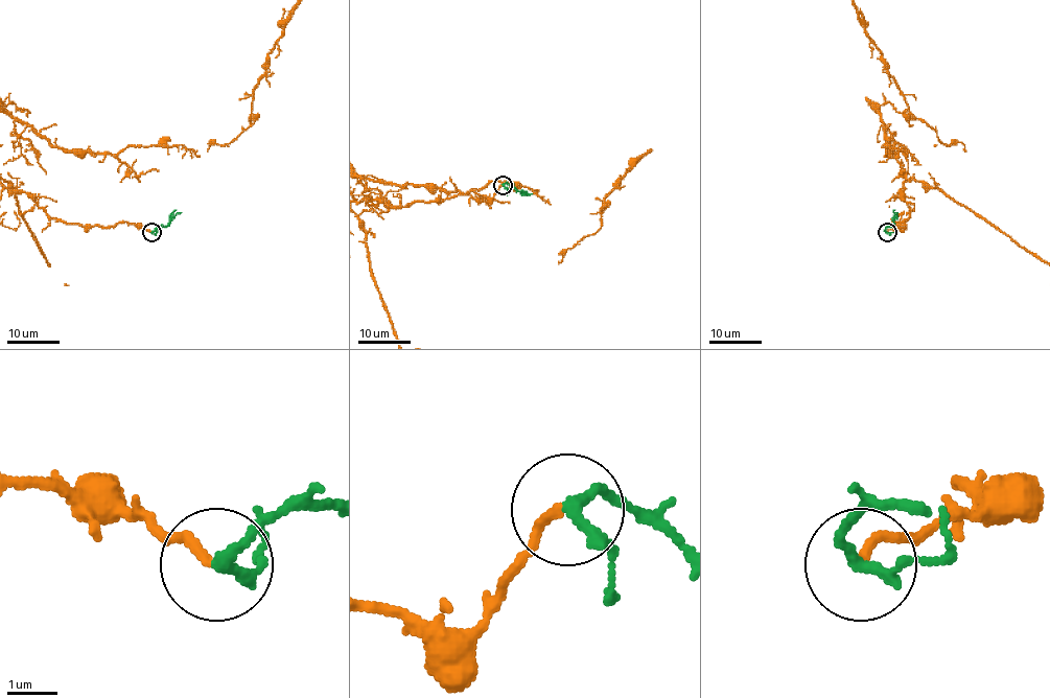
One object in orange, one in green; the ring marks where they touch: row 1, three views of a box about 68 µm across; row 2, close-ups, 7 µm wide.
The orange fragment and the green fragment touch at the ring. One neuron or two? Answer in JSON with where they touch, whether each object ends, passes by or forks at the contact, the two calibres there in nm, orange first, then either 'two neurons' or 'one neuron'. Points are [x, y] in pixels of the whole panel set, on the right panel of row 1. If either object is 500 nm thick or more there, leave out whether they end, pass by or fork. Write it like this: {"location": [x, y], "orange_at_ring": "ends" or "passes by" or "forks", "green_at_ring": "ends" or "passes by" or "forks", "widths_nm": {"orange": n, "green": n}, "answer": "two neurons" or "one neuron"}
{"location": [887, 232], "orange_at_ring": "ends", "green_at_ring": "passes by", "widths_nm": {"orange": 200, "green": 220}, "answer": "one neuron"}

